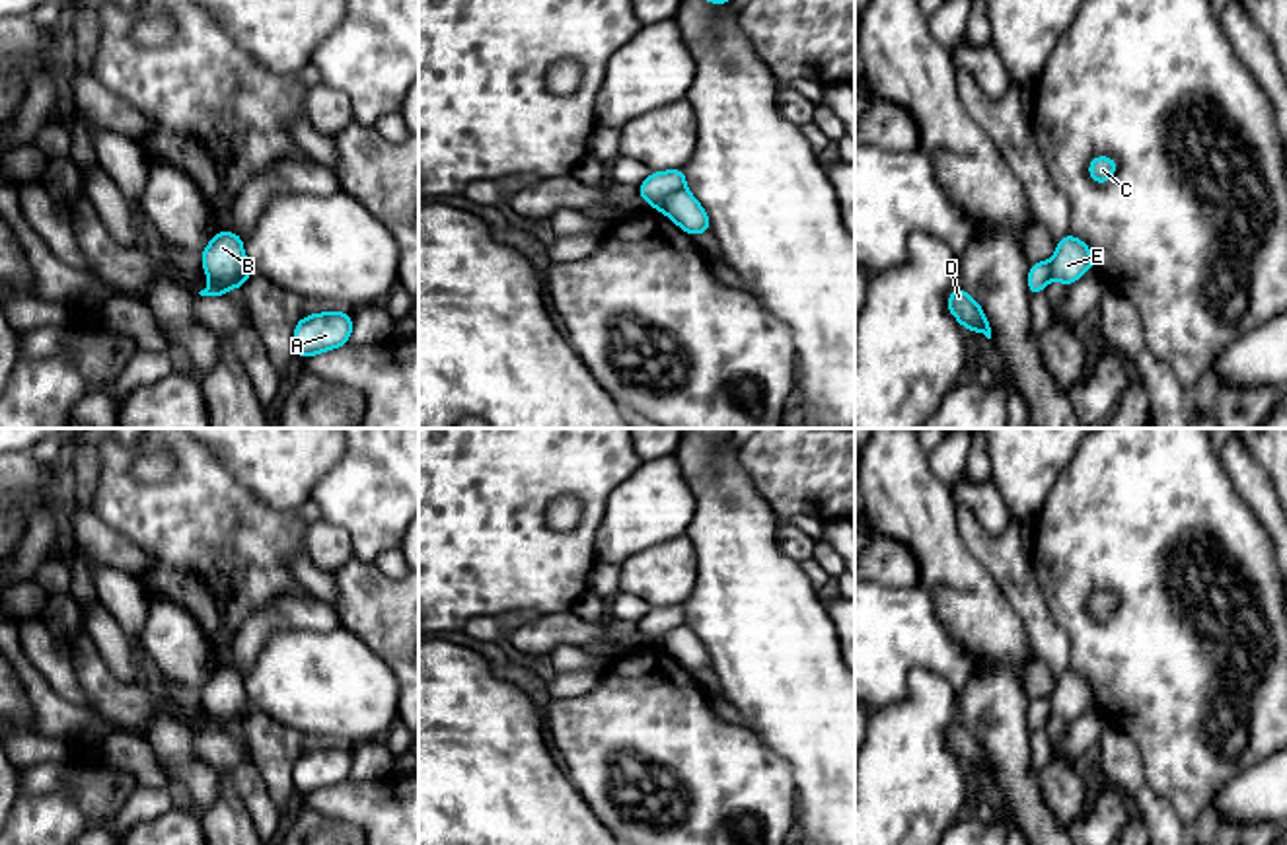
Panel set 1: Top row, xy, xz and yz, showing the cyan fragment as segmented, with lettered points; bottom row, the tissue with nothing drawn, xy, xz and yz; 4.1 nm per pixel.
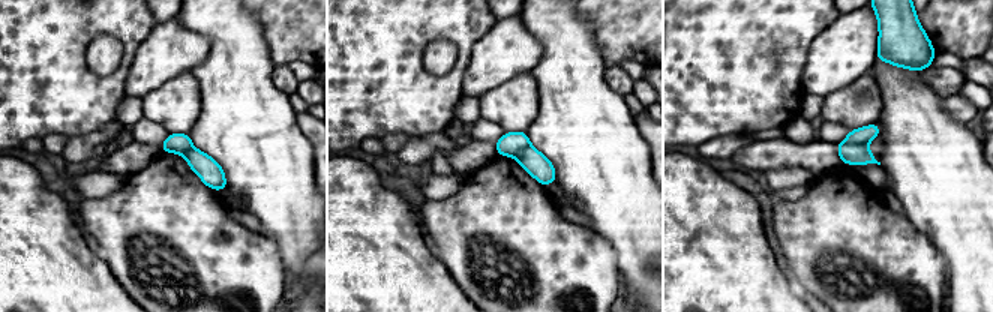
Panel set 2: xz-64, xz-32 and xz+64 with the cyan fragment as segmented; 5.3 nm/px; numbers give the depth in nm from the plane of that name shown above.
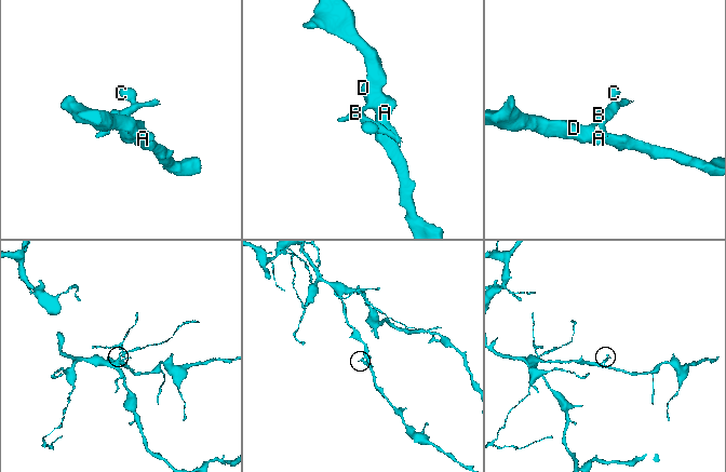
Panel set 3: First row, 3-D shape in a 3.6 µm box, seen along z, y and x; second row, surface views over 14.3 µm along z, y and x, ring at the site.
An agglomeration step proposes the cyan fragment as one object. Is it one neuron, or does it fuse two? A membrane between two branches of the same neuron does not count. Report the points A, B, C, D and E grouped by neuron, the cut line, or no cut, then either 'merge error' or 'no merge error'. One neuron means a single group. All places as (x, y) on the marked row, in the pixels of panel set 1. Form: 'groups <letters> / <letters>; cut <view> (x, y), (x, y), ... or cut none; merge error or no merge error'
groups A B D / C E; cut xz (684, 185), (653, 205); merge error

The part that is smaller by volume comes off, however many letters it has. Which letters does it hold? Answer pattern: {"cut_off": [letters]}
{"cut_off": ["C", "E"]}

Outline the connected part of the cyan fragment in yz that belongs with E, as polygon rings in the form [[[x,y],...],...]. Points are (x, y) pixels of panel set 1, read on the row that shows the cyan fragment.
[[[1073,234],[1057,241],[1057,251],[1049,263],[1051,276],[1061,284],[1071,286],[1079,276],[1094,269],[1094,257],[1088,245]]]

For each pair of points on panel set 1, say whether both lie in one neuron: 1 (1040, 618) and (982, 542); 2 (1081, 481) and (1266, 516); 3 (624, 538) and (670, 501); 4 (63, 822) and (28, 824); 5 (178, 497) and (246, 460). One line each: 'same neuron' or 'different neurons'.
1: same neuron
2: different neurons
3: same neuron
4: same neuron
5: different neurons

